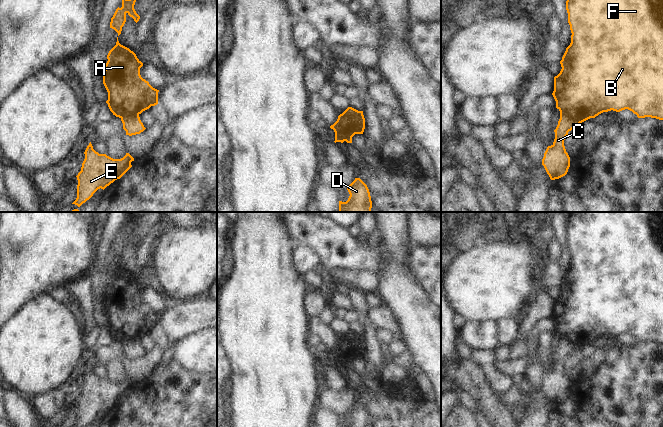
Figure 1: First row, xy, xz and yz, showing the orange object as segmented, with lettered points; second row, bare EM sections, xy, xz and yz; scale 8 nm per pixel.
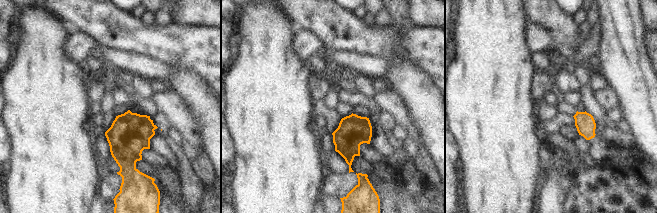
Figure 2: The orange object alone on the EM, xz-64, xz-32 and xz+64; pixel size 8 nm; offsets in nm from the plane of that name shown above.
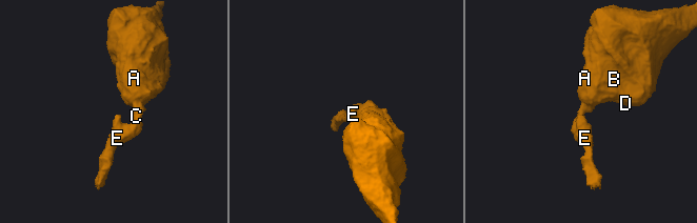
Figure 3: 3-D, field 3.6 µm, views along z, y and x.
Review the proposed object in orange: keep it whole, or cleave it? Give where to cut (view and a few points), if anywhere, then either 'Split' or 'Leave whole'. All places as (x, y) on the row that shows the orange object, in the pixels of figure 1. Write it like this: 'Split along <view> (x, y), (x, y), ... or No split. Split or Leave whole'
Split along xz (344, 111), (348, 115), (355, 117), (363, 129). Split

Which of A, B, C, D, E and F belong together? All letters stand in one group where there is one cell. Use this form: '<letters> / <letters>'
A B D F / C E

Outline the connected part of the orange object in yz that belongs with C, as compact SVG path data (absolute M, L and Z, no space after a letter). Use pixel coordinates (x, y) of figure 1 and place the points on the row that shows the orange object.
M560 114L558 125L554 130L554 142L547 147L542 159L542 165L551 180L559 179L567 174L570 167L570 157L566 152L564 140L568 132L579 124L580 122L575 121L571 117Z

